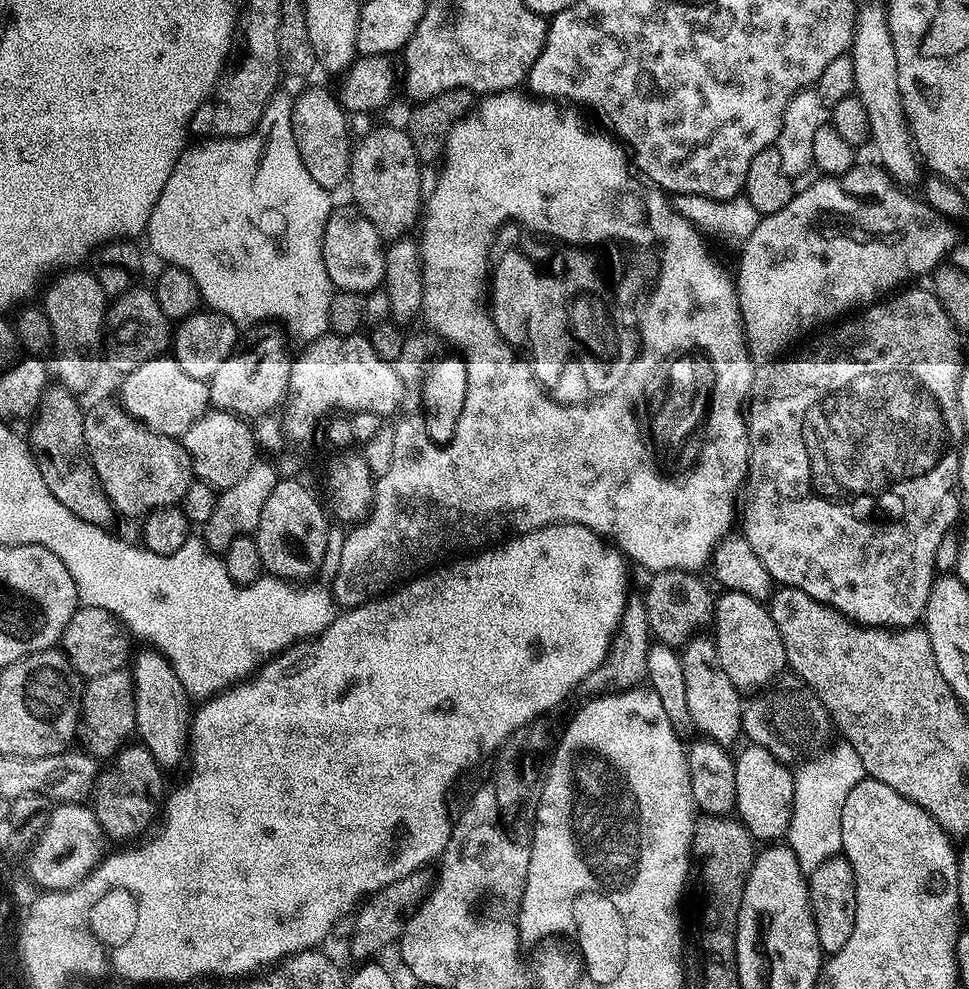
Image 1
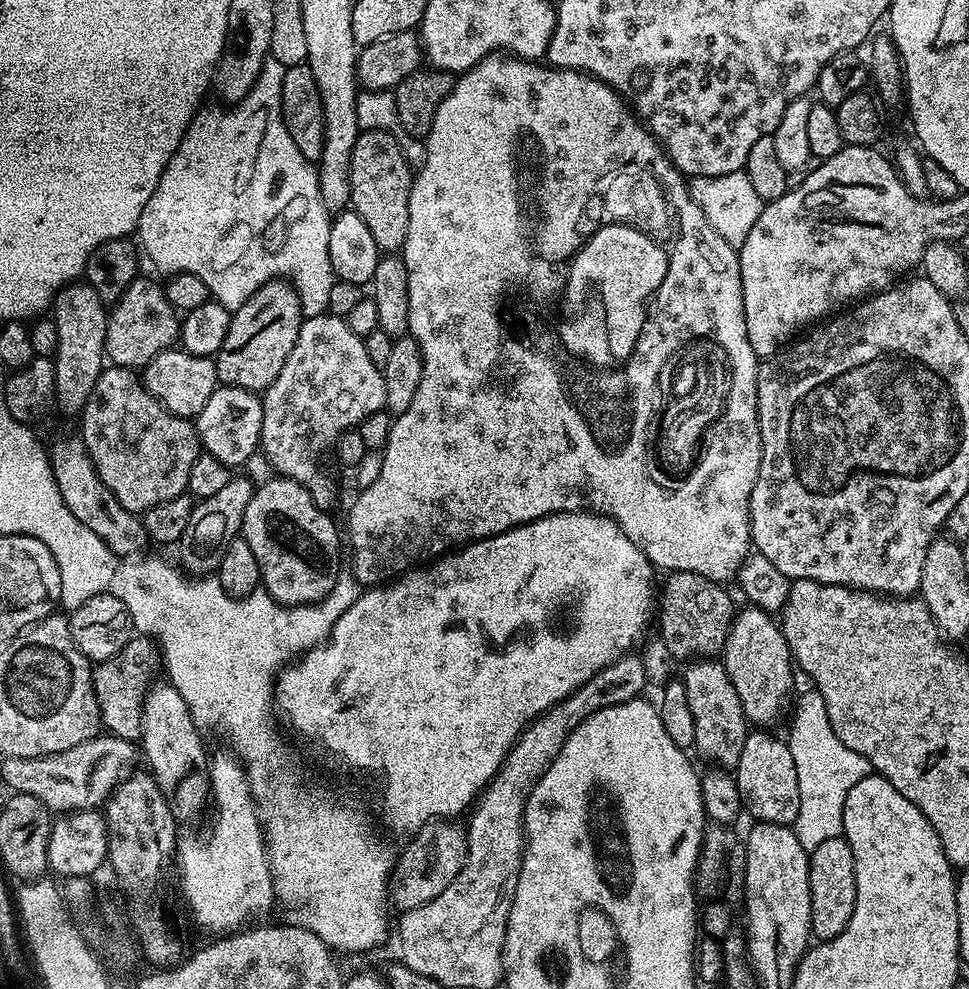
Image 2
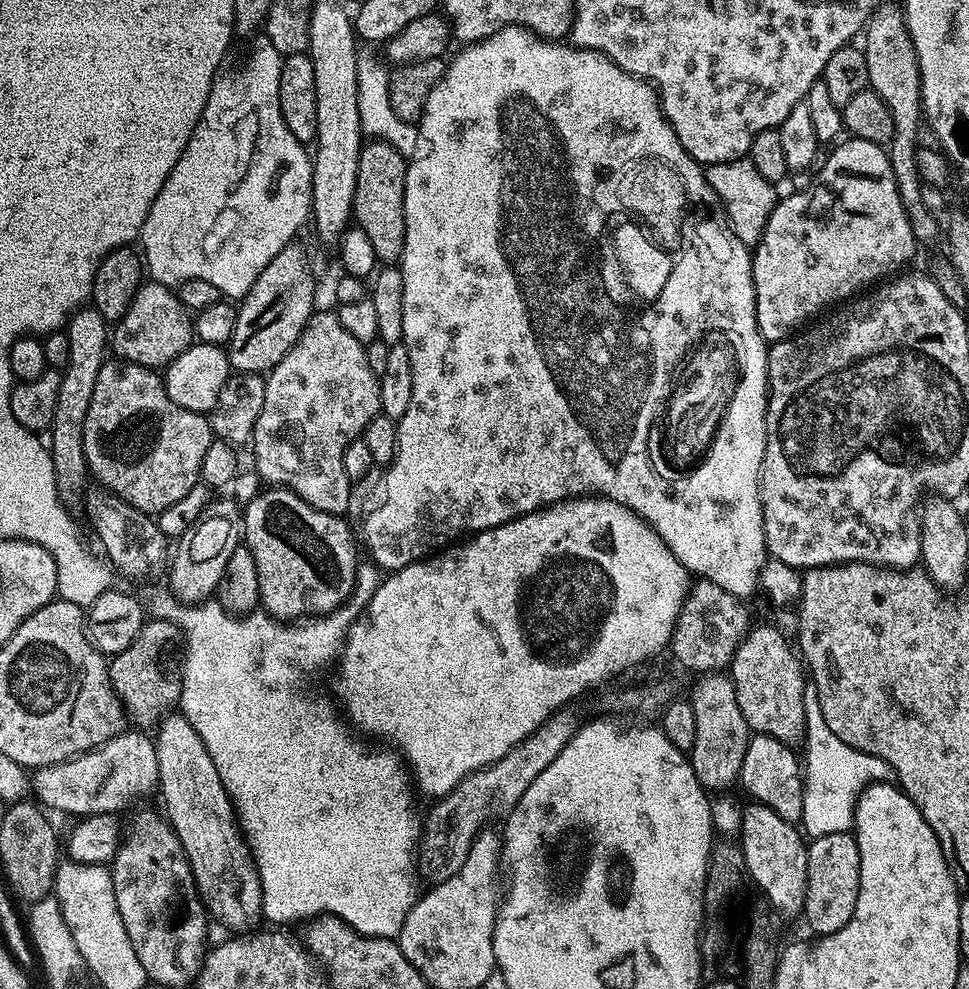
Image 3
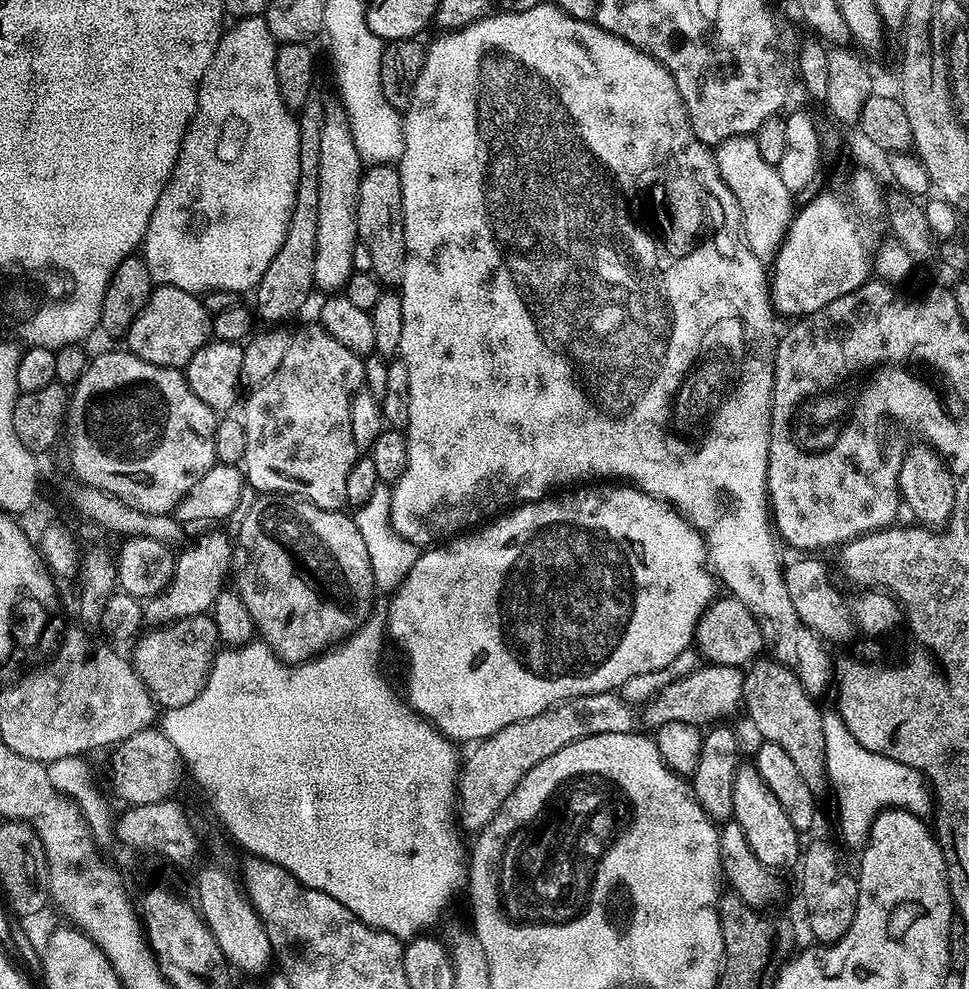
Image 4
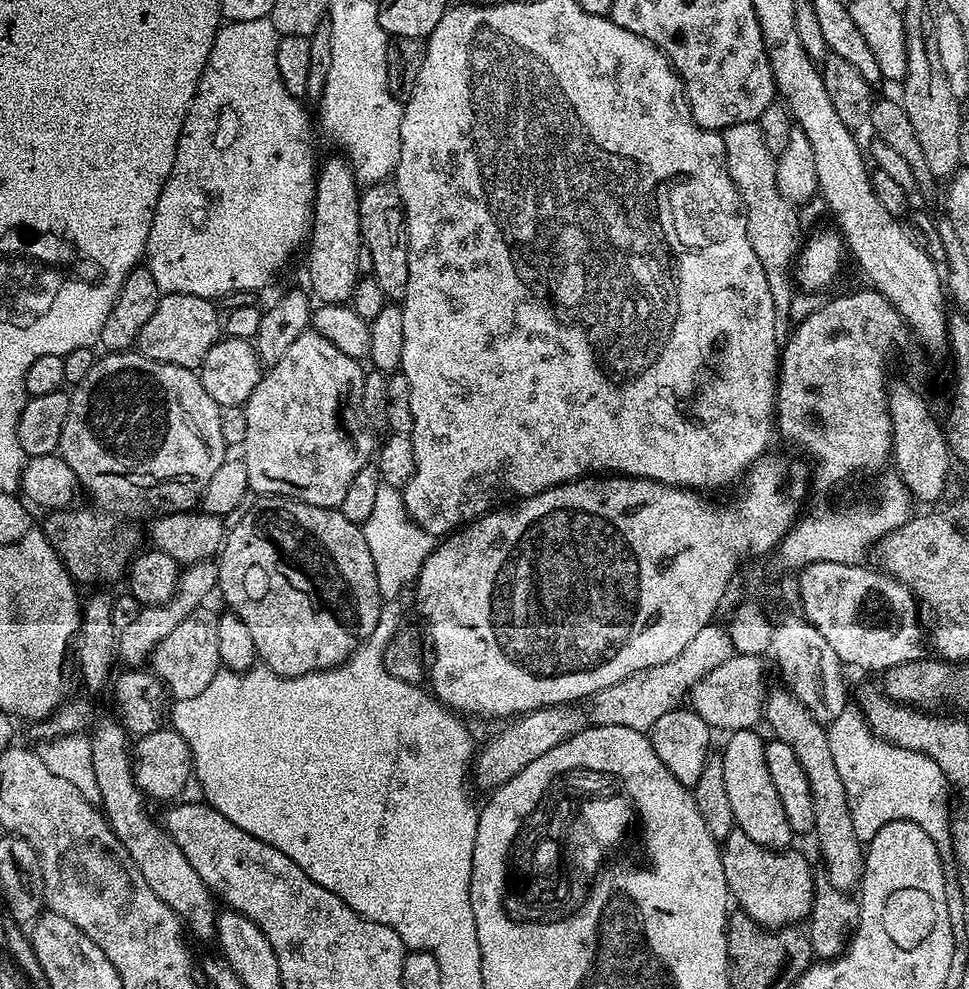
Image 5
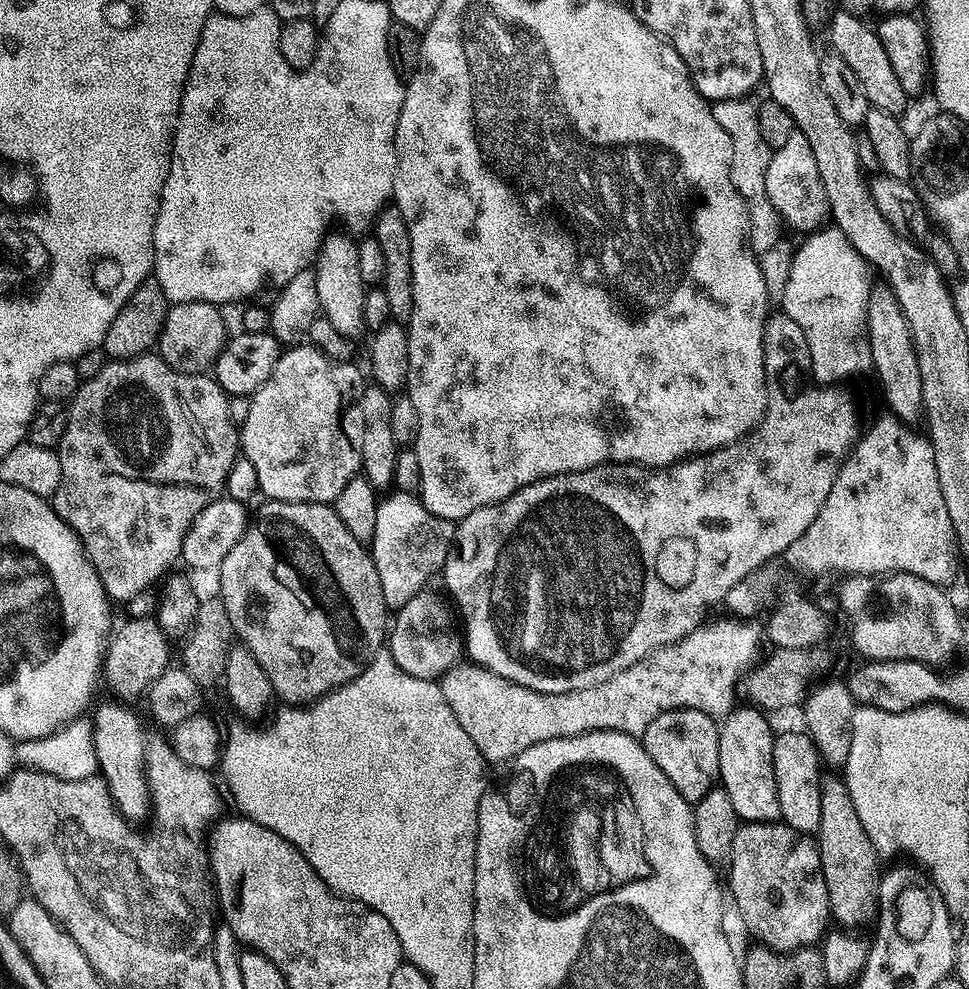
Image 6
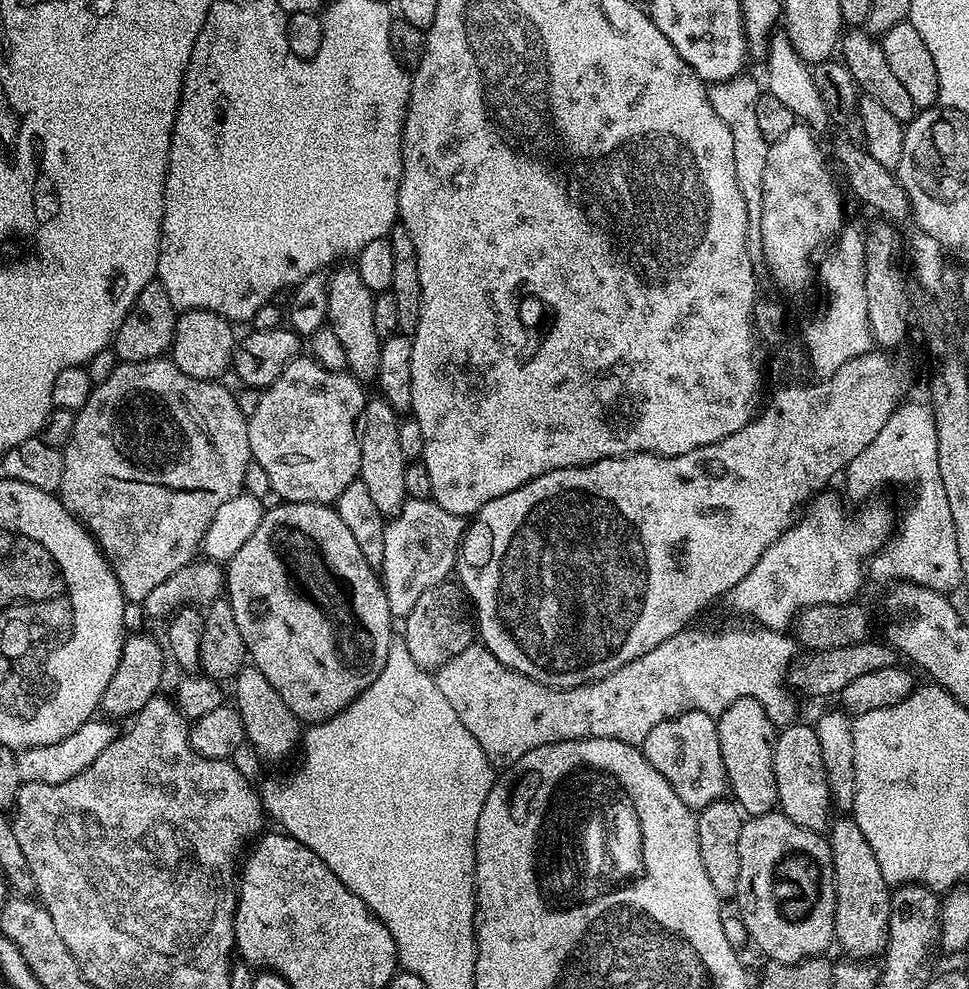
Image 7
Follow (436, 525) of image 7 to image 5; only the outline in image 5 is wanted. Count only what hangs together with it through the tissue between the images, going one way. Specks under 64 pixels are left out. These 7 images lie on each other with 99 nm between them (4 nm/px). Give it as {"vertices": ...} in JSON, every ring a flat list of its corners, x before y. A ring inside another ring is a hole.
{"vertices":[[381,486,374,514,370,514,370,518,362,526,371,558,374,560,375,573,378,575,379,592,386,600,399,599,403,590,407,587,409,589,415,583,426,558,436,545,435,537,409,519,408,513,404,511,403,499,394,501,394,496,391,489]]}

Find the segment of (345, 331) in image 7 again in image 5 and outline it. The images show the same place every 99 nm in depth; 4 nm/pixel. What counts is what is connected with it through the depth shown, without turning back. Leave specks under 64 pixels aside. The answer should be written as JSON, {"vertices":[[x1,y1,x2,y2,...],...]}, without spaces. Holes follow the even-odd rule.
{"vertices":[[335,155,330,157,325,164,321,163,316,174,316,194,312,202,310,239,306,244,306,249,308,248,309,284,307,284,307,287,310,289,311,295,321,304,349,303,356,281,361,275,358,270,358,250,362,247,360,219,358,218,361,189,358,187,356,175,352,172,352,165,343,155]]}

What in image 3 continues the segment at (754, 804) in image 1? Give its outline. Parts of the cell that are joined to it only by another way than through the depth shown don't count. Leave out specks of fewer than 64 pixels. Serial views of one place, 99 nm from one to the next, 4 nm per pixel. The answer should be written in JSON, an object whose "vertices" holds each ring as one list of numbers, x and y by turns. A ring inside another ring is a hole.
{"vertices":[[753,735,746,746,746,758,742,758,739,787,749,792,751,799,758,804,770,806,778,818,799,825,802,821,802,798,804,797,804,778,802,760,796,756,789,745,778,742,778,738]]}

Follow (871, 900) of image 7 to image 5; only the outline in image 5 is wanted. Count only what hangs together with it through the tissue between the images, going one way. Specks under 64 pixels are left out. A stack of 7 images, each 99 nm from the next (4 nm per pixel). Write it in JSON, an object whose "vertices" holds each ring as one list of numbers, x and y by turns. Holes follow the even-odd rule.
{"vertices":[[779,687,773,692,771,689,764,697,764,720,772,727,771,735,786,742,786,746,794,750,802,770,806,770,806,782,810,782,810,798,814,798,814,839,824,859,823,875,827,876,830,886,851,893,863,881,866,848,858,834,854,834,854,826,850,822,850,802,846,798,846,786,842,786,842,777,838,774,838,766,830,750,827,727,815,720,810,710,806,710,806,706,802,706,802,702,798,702,798,698,794,698,787,687]]}

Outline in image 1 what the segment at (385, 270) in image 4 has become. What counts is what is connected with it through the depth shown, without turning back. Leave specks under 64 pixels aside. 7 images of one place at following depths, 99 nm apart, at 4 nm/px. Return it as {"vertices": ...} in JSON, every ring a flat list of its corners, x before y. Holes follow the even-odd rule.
{"vertices":[[373,127,371,132,365,132,359,137,360,145,351,149,352,163,348,165,347,183,352,184,351,203,360,209,360,213,378,230,381,240,391,242,407,237,408,232,417,227,422,216,422,185,420,182,420,170,422,161,416,154,416,148,412,145,412,139,403,127,380,128]]}

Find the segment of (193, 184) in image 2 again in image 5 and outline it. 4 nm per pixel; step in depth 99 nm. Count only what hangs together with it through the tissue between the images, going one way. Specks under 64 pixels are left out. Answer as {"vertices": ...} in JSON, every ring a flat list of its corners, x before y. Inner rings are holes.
{"vertices":[[268,18,228,22,216,33,210,58,202,70,202,78,198,82,192,105,184,119,174,154,174,166,166,178,166,186,162,186,162,194,154,210,154,222,150,226,146,242,146,267,150,270,150,274,154,274,154,282,158,282,161,293,194,294,212,300,222,298,231,292,256,292,266,287,275,278,276,271,295,254,296,247,300,243,301,247,309,239,318,171,317,161,312,161,312,124,308,121,307,110,300,105,303,103,292,96,290,90,286,90,286,86,282,86,278,64,272,64,272,39,277,35,276,28]]}

